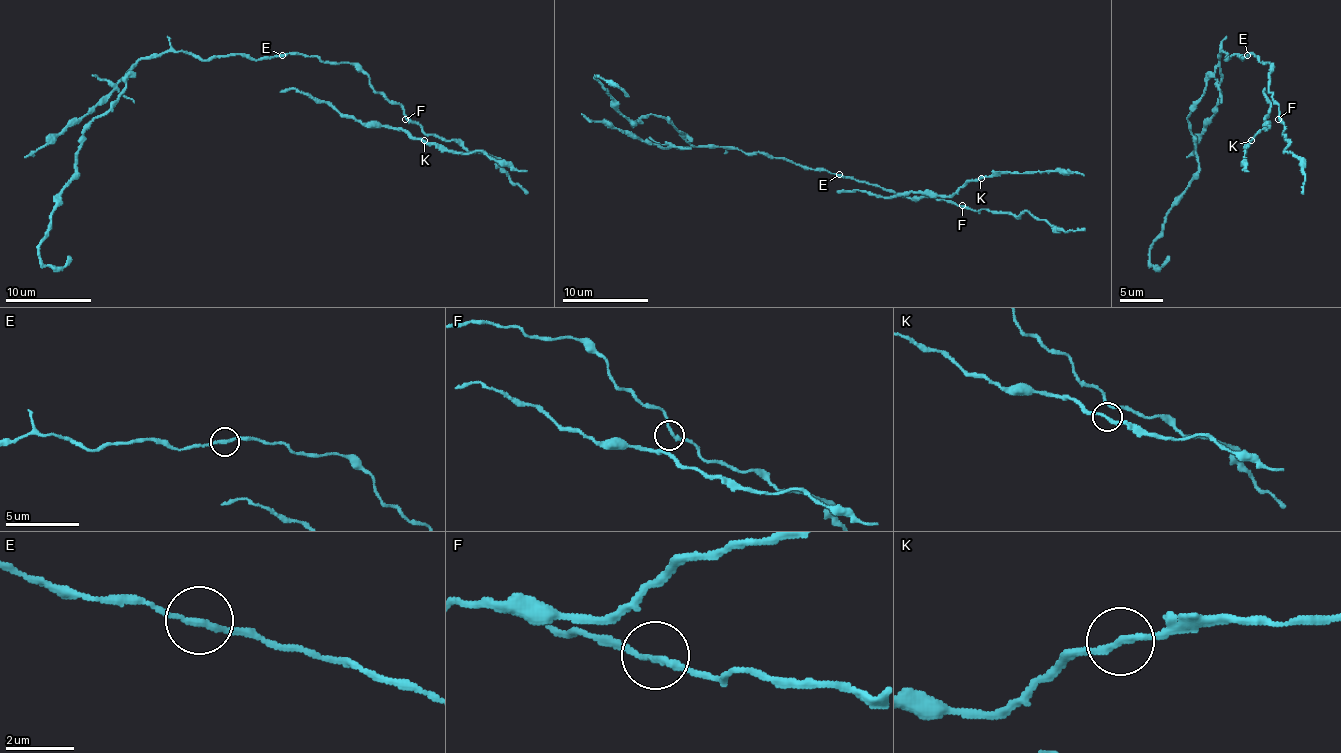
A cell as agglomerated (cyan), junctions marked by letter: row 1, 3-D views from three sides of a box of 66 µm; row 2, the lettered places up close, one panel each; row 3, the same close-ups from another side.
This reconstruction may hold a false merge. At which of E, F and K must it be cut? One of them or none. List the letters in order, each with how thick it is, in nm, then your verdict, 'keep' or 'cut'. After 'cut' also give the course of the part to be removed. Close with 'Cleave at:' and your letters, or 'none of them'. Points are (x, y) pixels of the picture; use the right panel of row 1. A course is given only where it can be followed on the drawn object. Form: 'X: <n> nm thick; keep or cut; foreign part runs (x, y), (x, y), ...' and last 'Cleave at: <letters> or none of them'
E: 200 nm thick; cut; foreign part runs (1248, 55), (1227, 59), (1220, 51), (1190, 111), (1199, 175), (1169, 211), (1149, 263), (1160, 267), (1169, 256)
F: 200 nm thick; keep
K: 200 nm thick; keep
Cleave at: E

